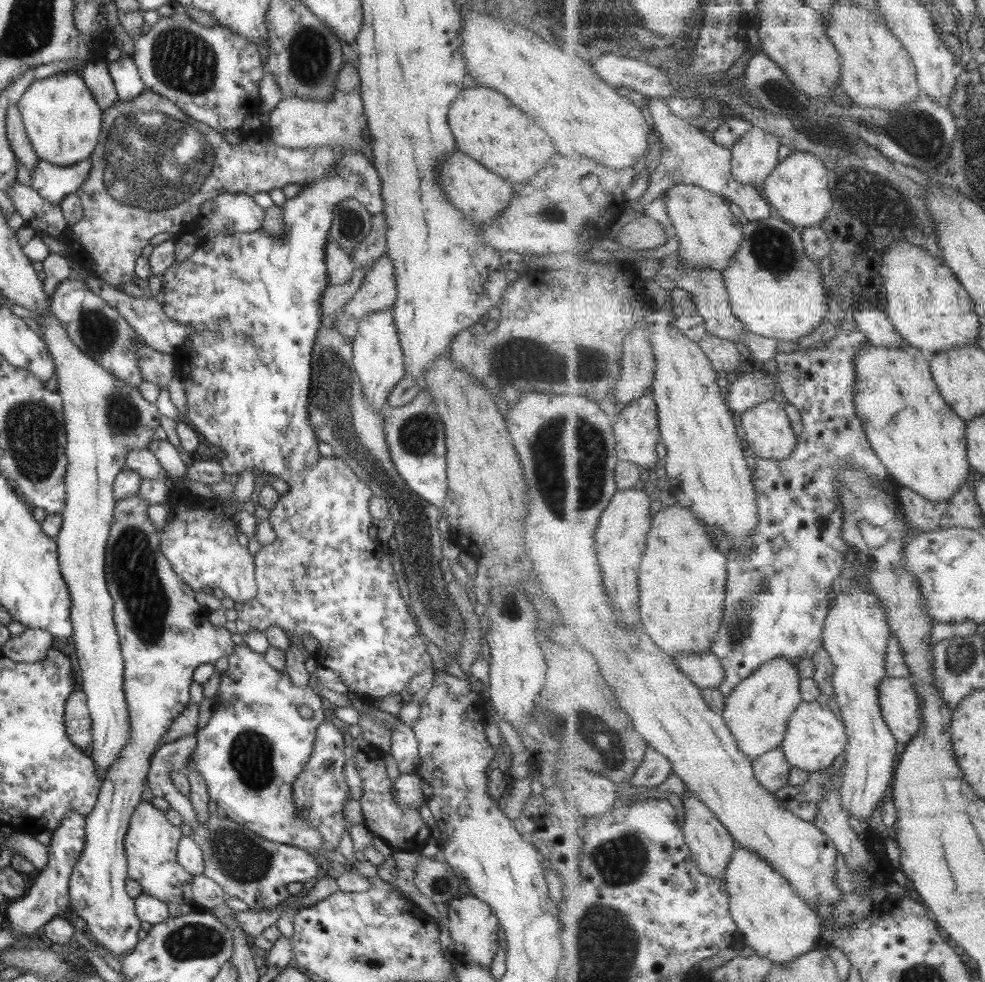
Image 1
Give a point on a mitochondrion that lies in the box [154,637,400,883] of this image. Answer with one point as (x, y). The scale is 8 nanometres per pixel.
(251, 757)

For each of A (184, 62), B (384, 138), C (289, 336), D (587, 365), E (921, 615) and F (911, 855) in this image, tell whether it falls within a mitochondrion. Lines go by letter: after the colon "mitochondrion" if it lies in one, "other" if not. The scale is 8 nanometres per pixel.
A: mitochondrion
B: other
C: other
D: mitochondrion
E: other
F: other

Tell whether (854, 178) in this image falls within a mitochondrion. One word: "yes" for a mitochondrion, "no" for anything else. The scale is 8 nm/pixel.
yes

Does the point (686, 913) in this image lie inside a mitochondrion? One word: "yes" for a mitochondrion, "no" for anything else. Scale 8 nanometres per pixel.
no

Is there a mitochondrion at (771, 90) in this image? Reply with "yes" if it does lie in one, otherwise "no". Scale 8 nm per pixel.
yes

